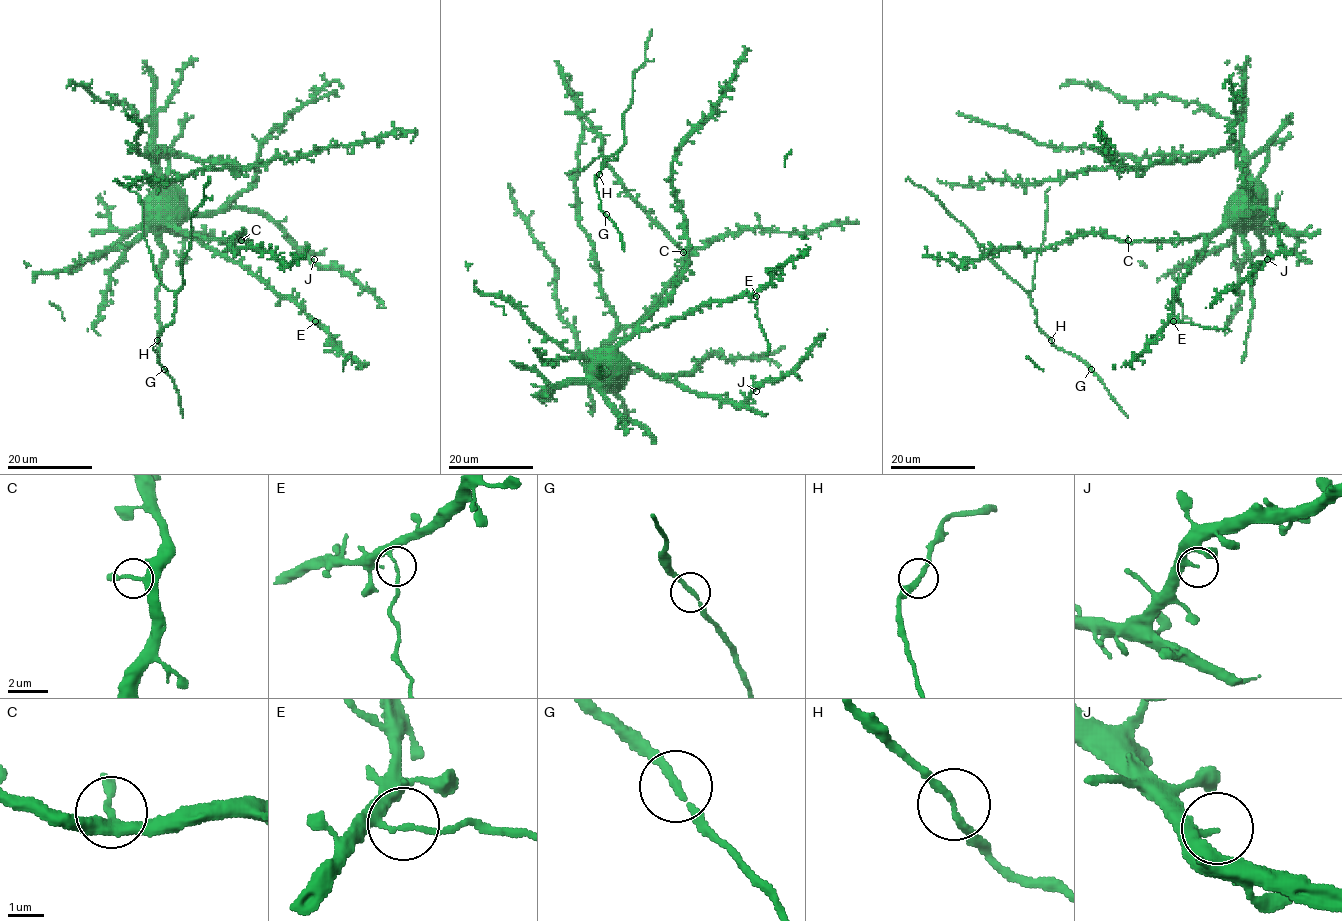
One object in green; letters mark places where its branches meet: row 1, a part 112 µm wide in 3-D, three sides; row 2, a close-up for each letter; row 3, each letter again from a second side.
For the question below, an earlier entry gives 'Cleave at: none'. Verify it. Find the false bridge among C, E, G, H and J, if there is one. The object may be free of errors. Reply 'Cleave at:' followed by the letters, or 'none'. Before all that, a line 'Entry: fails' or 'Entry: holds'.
Entry: fails
Cleave at: E

